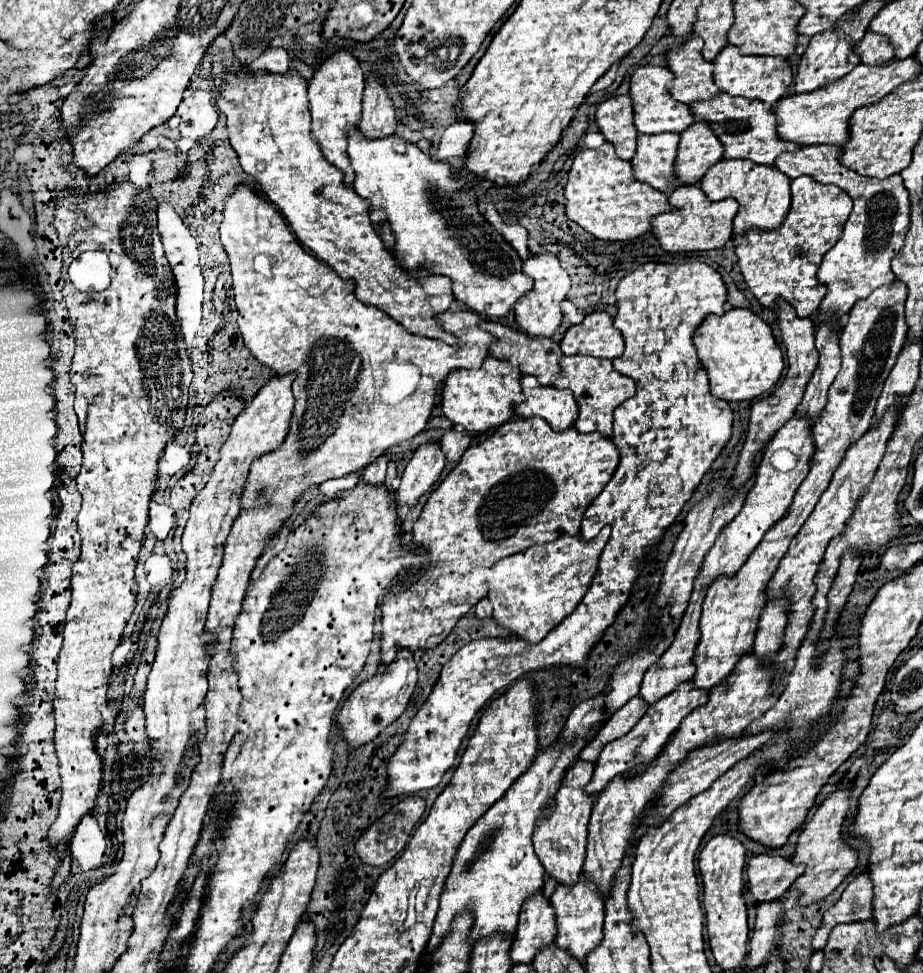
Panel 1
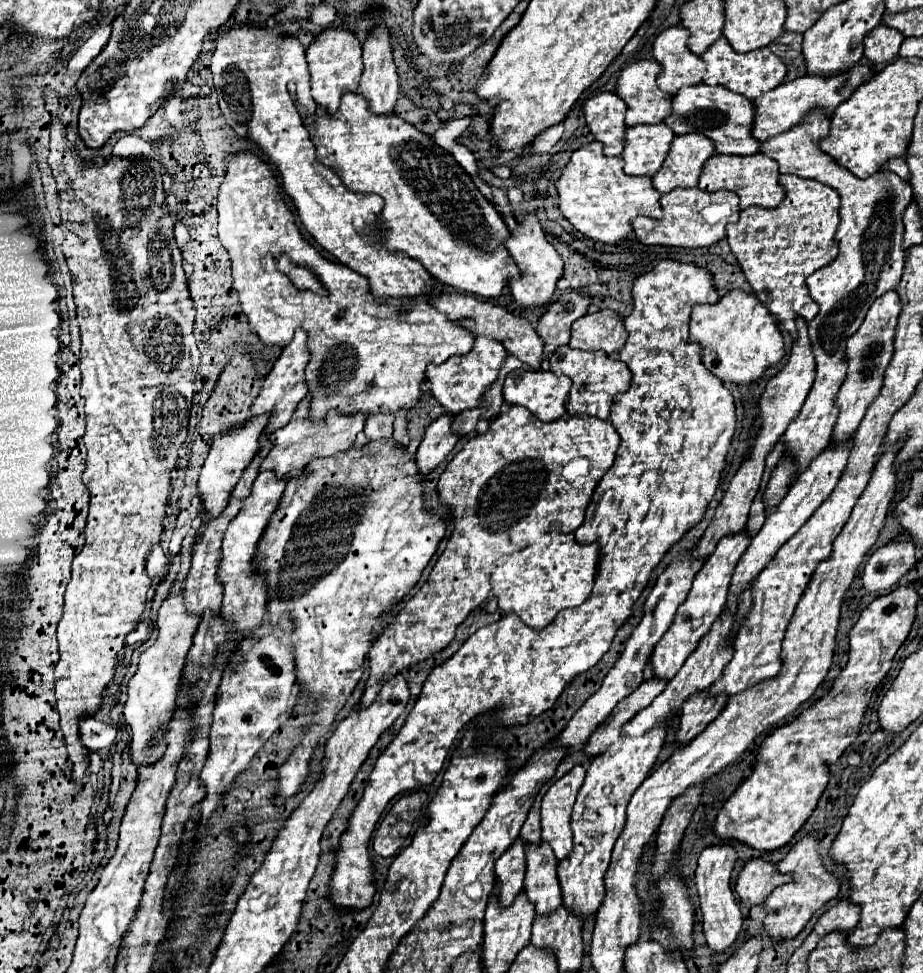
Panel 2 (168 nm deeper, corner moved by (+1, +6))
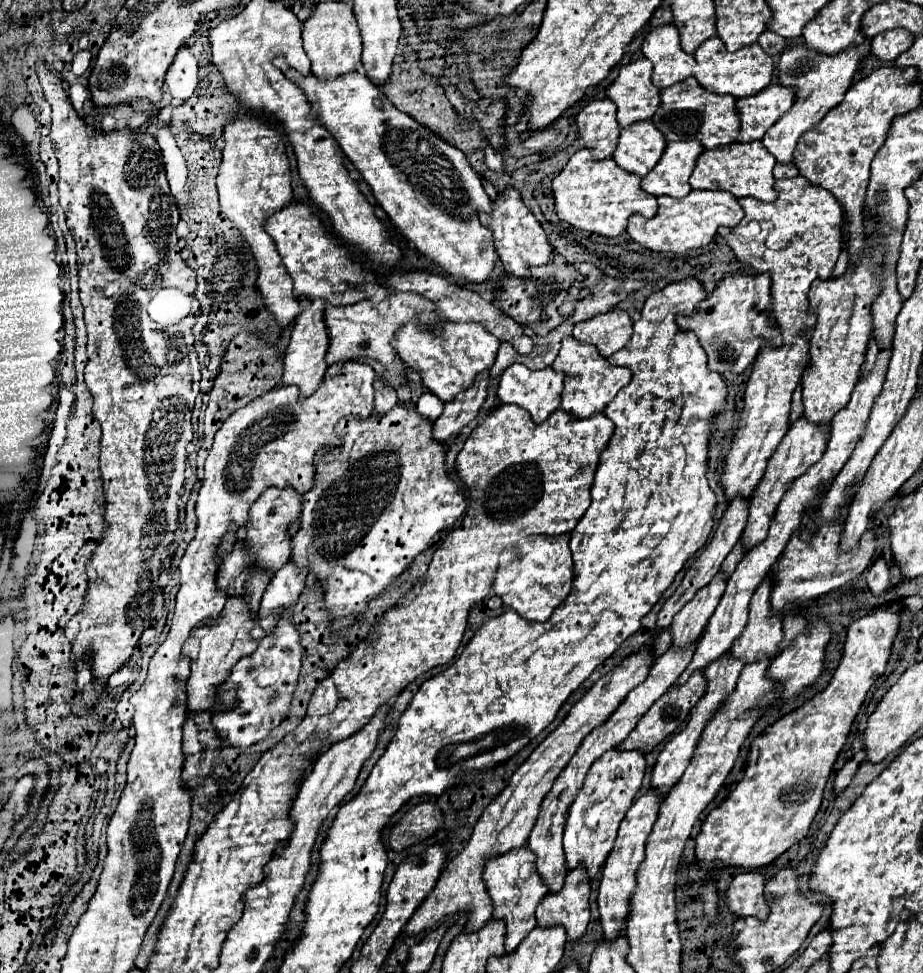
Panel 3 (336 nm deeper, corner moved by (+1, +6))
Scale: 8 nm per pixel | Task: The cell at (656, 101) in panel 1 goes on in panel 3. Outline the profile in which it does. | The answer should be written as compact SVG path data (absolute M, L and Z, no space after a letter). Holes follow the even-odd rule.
M638 59L630 65L624 65L614 83L608 87L608 97L618 105L620 127L630 127L636 121L652 119L652 115L660 107L660 89L654 87L650 75L652 75L652 63L648 59Z

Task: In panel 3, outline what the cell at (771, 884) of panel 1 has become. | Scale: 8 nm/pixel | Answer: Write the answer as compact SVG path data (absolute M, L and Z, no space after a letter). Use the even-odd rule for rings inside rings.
M758 871L738 873L728 889L728 909L738 917L754 915L766 919L770 913L770 901L764 893L764 875Z

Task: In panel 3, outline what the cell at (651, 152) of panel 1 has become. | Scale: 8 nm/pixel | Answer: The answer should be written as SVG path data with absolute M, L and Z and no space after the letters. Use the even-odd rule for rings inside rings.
M640 121L620 131L620 141L612 159L624 171L646 177L660 161L664 149L666 149L666 139L654 127L654 123Z

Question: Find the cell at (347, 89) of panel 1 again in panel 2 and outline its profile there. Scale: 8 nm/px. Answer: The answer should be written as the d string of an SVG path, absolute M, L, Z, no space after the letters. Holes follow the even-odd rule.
M324 29L306 49L306 57L312 75L314 101L326 107L328 113L336 113L342 99L342 89L358 91L358 81L362 75L362 45L358 37L348 29Z

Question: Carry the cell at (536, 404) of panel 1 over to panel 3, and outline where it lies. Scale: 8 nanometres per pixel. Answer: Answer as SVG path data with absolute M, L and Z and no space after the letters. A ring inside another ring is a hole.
M516 363L516 365L510 365L502 373L500 383L498 383L498 397L502 399L502 403L520 405L522 409L526 409L532 415L532 421L542 423L560 407L562 389L564 389L564 375L554 371L552 367L540 369L540 371L530 371L530 369L526 369L526 365Z

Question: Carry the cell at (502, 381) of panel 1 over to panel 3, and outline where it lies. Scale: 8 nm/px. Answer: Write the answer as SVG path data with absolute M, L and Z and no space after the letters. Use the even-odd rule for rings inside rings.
M406 323L398 333L396 333L396 339L394 339L394 345L398 349L398 355L400 359L406 363L406 367L414 369L420 377L422 377L422 383L440 399L440 401L454 401L458 393L466 391L476 375L488 371L492 365L494 365L494 359L496 359L496 353L498 353L498 347L500 347L500 341L488 333L484 327L480 327L480 323L442 323L442 337L436 337L432 335L428 329L422 329L418 327L416 323Z

